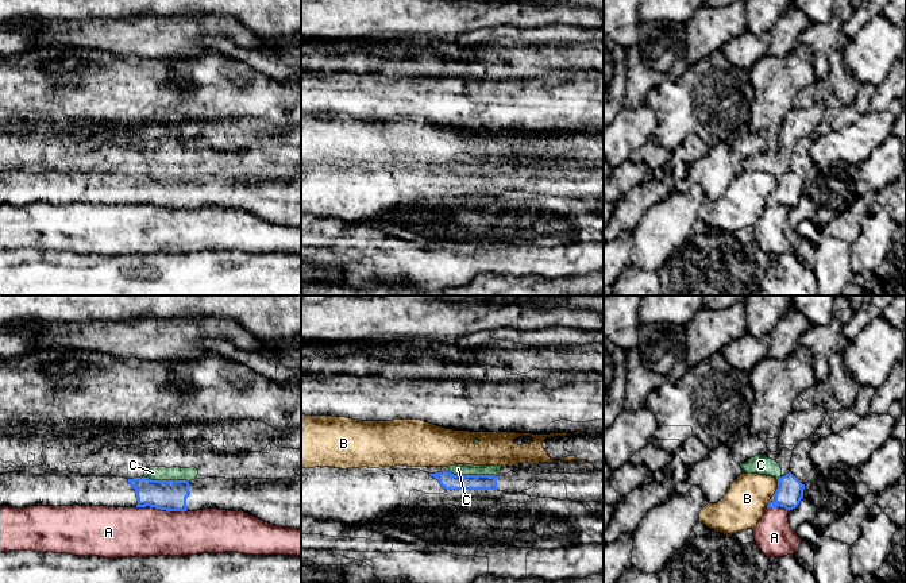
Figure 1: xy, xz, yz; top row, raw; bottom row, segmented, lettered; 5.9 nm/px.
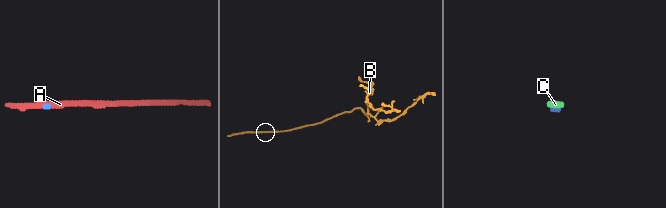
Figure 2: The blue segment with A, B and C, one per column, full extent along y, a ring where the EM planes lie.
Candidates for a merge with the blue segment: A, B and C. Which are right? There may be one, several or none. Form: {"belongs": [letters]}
{"belongs": []}

